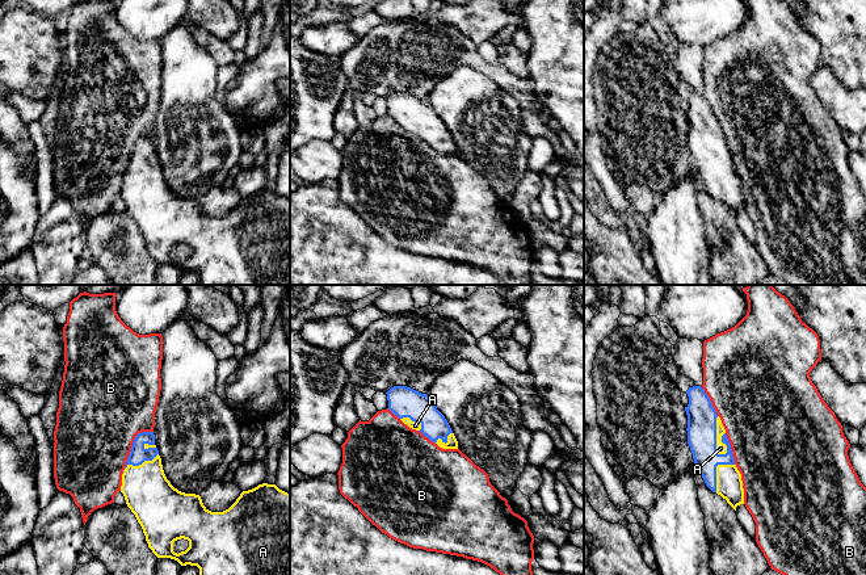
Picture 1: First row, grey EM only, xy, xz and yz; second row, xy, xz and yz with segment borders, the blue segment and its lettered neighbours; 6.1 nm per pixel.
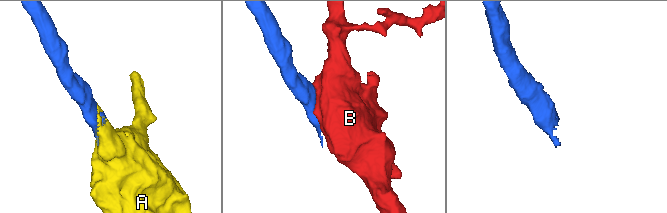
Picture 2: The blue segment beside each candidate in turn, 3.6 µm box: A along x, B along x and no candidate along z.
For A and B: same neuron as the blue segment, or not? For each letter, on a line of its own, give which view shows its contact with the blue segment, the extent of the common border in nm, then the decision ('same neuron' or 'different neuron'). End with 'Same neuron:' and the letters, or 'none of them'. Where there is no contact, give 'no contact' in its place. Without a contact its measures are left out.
A: contact in yz; length 240 nm; same neuron
B: contact in xy; length 300 nm; different neuron
Same neuron: A

